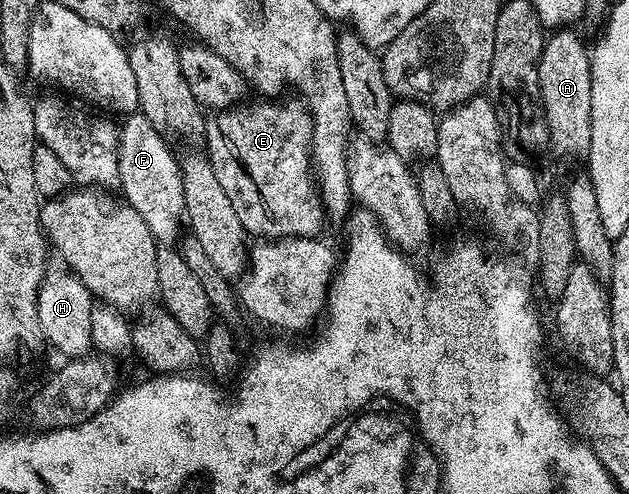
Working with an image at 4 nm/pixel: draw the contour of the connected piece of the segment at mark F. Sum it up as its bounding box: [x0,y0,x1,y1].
[118,113,186,244]

